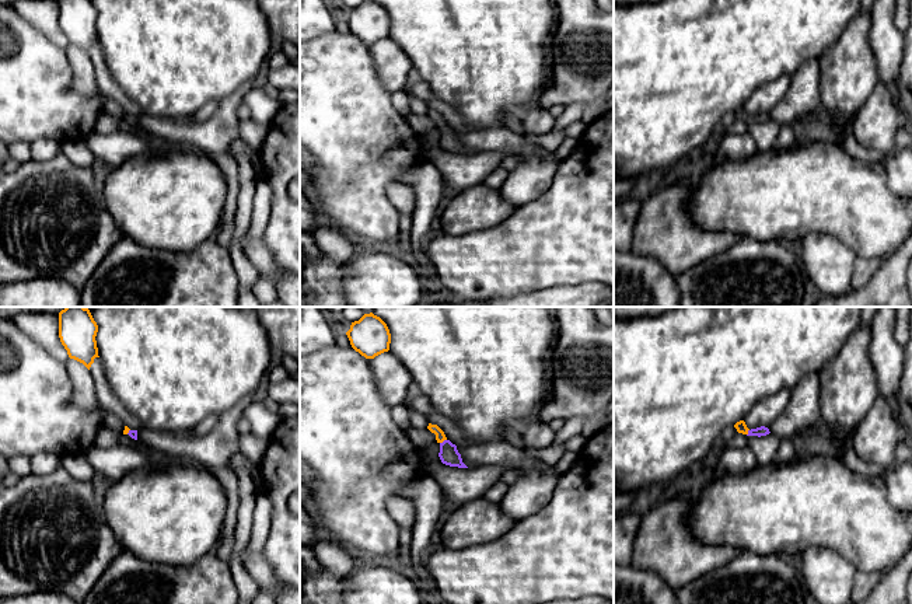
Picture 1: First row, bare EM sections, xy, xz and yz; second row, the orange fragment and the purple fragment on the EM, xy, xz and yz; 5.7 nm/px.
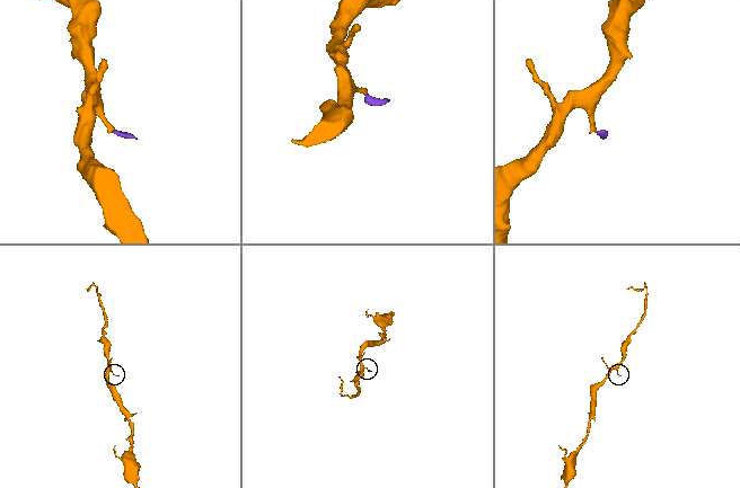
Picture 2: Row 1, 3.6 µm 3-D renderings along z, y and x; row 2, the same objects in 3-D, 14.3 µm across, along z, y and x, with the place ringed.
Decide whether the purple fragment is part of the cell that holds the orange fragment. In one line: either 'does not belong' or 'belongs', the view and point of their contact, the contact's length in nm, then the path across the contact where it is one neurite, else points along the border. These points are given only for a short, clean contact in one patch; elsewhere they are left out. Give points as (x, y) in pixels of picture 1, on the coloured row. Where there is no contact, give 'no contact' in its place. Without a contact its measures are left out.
belongs | xz (443, 440) | 50 nm | across xz (440, 436), (443, 440), (448, 454)

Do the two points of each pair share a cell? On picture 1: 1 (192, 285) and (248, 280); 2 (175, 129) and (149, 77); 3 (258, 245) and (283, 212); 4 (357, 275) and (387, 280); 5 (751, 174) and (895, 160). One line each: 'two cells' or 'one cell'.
1: two cells
2: two cells
3: two cells
4: one cell
5: two cells

